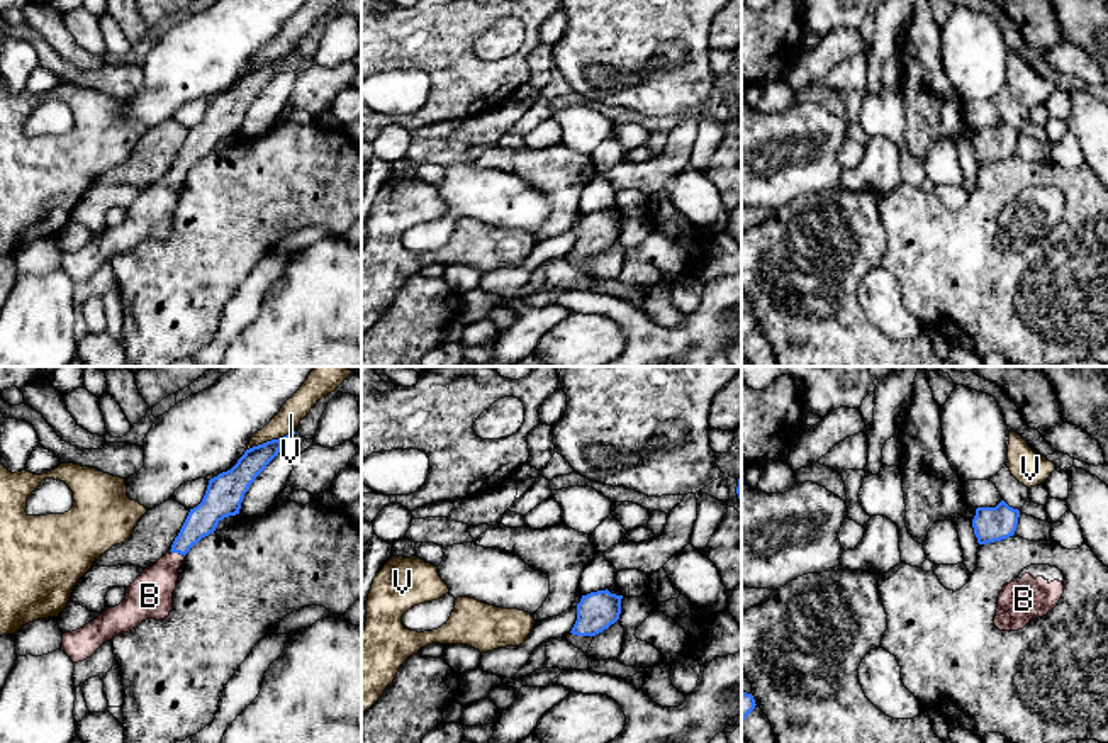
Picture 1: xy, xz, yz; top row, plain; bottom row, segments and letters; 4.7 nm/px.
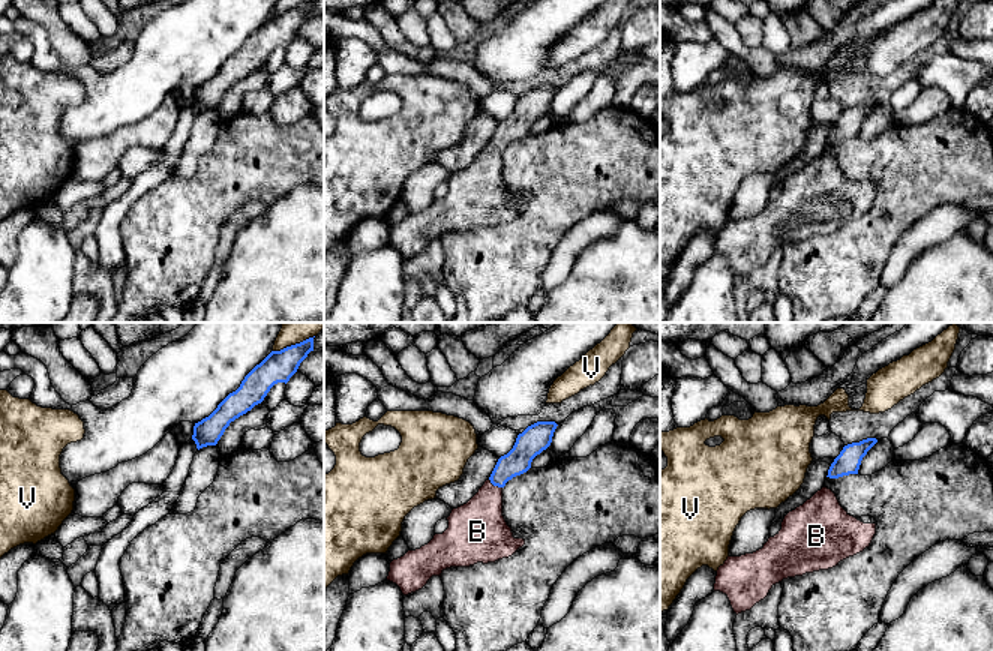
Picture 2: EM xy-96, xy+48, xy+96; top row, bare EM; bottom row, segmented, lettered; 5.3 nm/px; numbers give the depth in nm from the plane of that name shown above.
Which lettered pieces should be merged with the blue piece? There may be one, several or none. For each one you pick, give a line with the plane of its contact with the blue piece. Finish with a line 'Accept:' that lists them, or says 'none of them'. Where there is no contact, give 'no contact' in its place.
B: contact in xy
Accept: B

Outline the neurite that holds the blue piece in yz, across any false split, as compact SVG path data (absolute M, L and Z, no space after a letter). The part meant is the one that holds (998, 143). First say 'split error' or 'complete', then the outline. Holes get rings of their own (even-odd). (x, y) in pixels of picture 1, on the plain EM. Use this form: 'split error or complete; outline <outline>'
complete; outline M1001 120L996 127L977 127L972 139L979 165L1006 159L1015 154L1020 131Z

